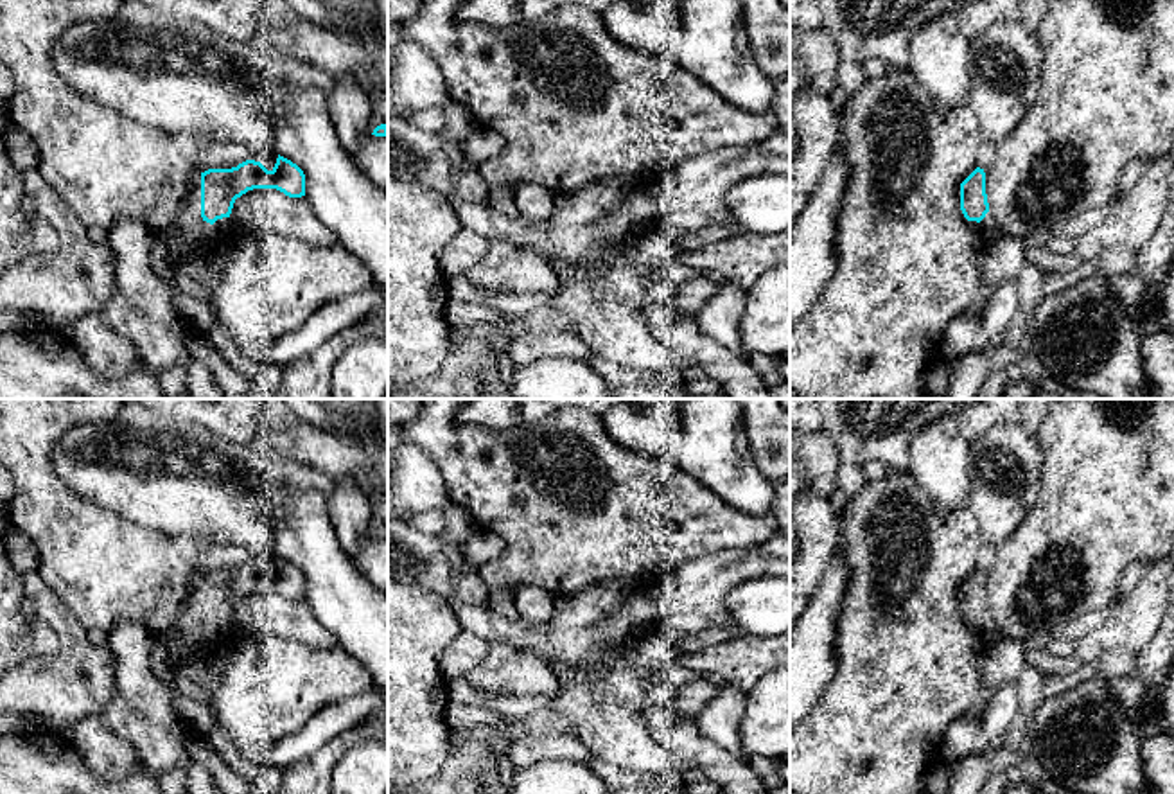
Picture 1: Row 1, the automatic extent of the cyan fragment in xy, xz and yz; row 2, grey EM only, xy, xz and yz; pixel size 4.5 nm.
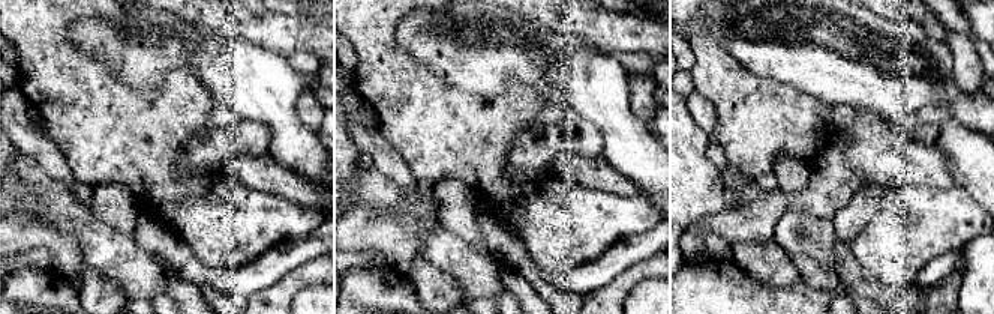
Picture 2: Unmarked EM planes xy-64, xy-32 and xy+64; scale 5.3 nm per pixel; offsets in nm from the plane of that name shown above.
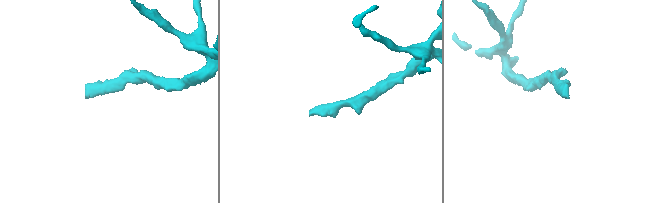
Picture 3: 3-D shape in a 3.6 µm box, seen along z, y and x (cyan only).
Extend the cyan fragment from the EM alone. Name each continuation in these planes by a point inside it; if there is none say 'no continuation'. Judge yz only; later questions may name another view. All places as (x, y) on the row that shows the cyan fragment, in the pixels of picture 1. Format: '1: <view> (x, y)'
1: yz (986, 229)

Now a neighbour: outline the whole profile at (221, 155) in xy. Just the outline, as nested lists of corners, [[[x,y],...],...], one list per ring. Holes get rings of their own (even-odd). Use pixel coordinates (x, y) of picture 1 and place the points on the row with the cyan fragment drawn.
[[[219,142],[206,146],[201,149],[197,156],[199,169],[224,169],[237,162],[246,162],[253,156],[253,151],[246,146],[233,144],[233,142]]]

